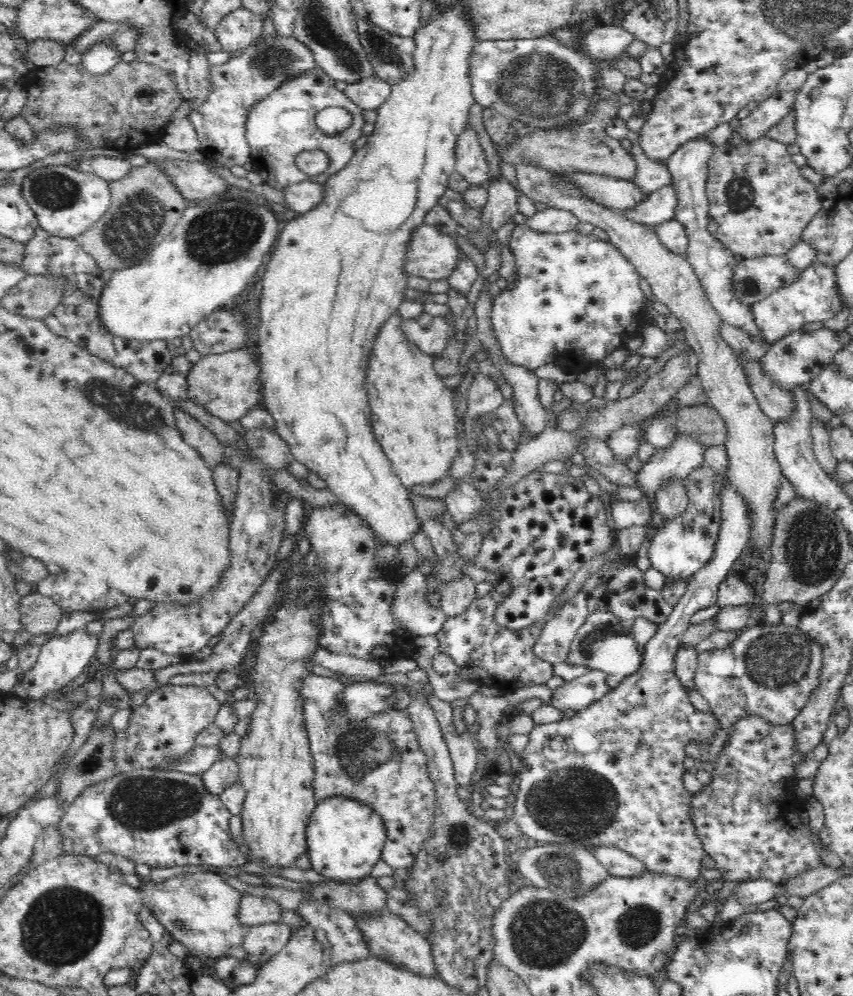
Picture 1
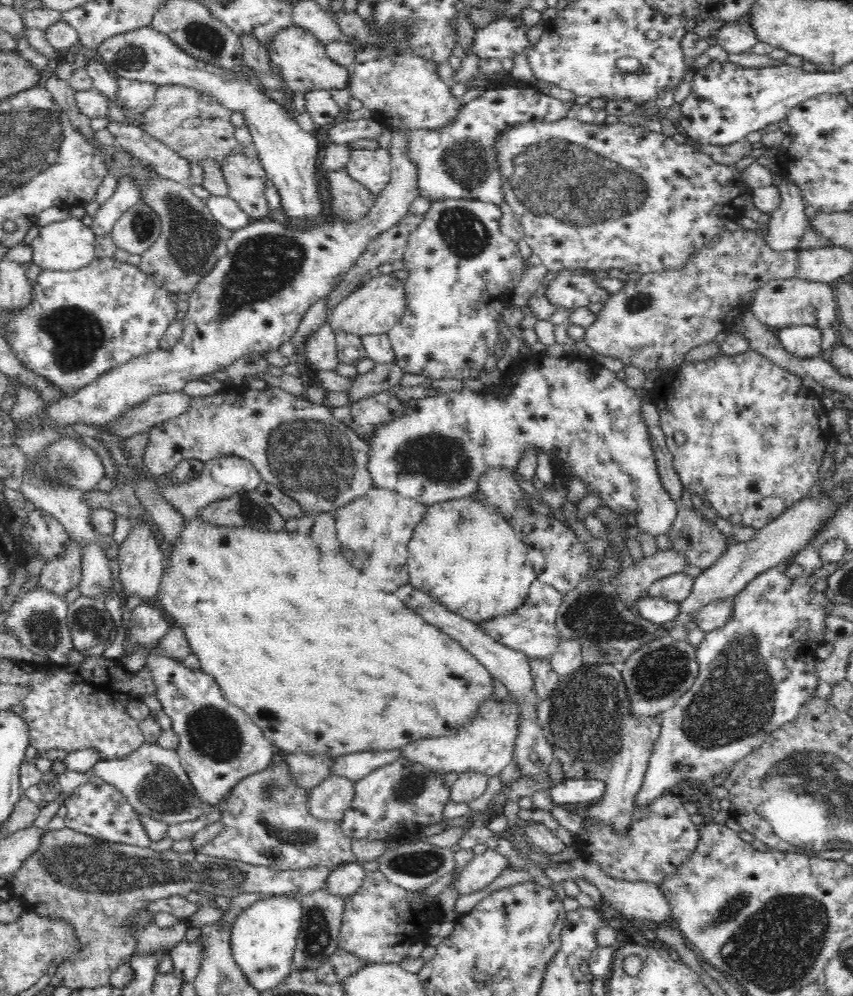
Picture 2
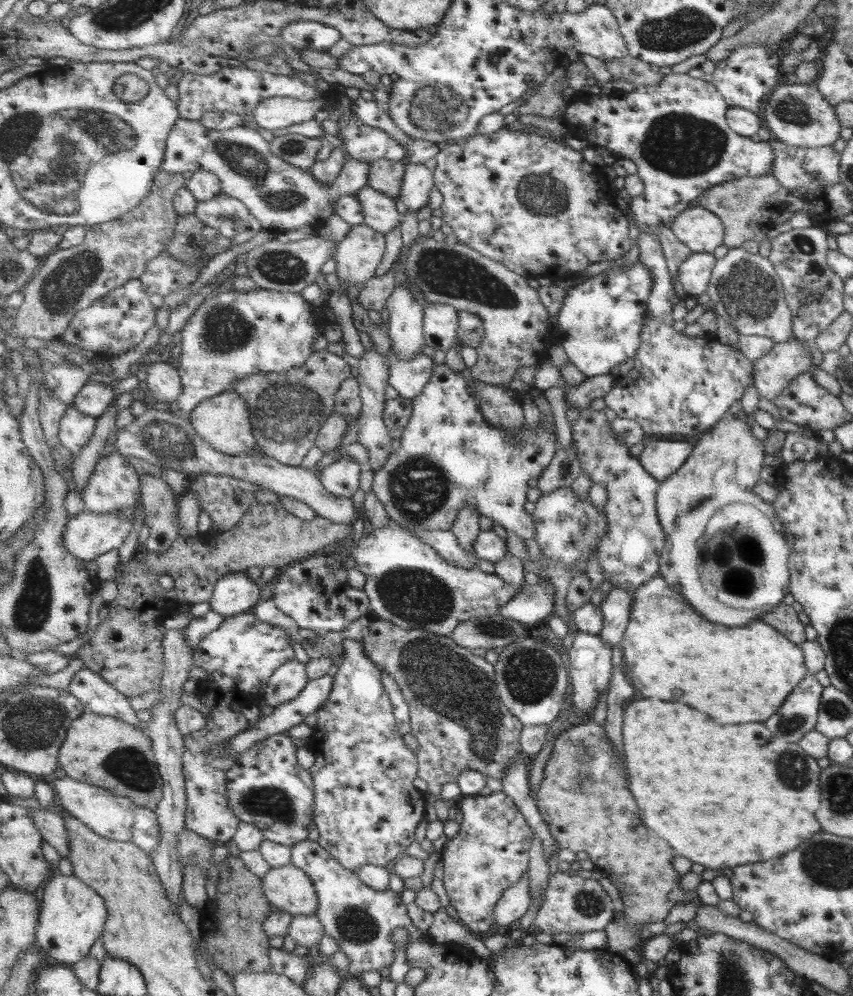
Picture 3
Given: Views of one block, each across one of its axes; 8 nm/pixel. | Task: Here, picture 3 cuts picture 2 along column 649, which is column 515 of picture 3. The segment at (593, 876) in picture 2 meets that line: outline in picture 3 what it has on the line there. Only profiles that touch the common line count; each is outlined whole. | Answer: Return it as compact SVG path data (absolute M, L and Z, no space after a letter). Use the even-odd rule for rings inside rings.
M525 874L519 882L509 887L495 906L495 927L505 926L510 930L515 926L519 918L525 916L525 912L531 906L531 894L529 894L528 875Z

